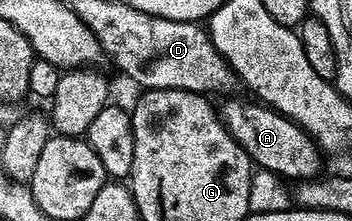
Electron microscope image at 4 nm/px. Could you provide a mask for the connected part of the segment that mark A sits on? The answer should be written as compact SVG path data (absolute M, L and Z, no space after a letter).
M230 97L221 104L220 114L222 123L228 133L248 153L251 164L263 171L270 171L283 180L301 181L312 179L319 174L322 167L323 152L317 143L311 139L310 134L303 127L298 127L285 115L267 107L258 101L245 103L242 99Z

